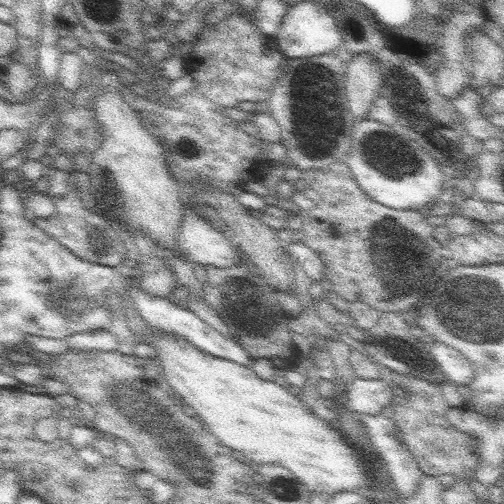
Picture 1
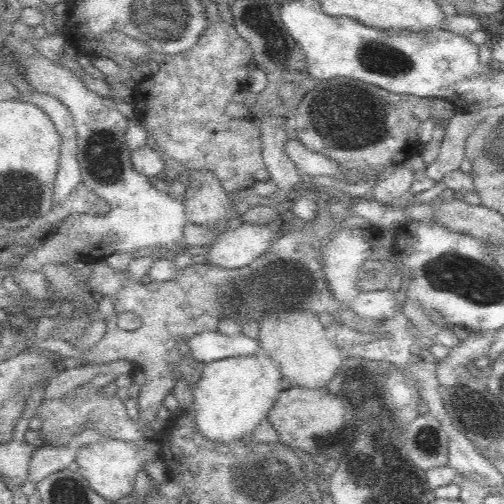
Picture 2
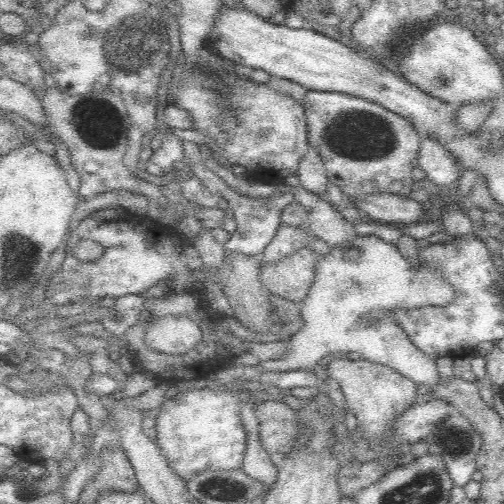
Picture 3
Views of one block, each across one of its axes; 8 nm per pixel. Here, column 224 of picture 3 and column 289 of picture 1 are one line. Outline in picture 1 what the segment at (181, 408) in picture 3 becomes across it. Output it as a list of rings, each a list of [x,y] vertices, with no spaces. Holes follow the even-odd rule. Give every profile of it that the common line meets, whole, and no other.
[[[149,328],[145,336],[145,342],[153,340],[155,360],[161,366],[163,378],[183,404],[197,412],[199,420],[223,446],[237,456],[241,454],[253,468],[263,464],[285,466],[311,494],[329,494],[329,498],[369,488],[367,468],[361,466],[363,462],[347,444],[345,434],[337,430],[339,424],[323,422],[319,414],[311,414],[285,382],[261,380],[249,366],[205,354],[177,336],[163,336]]]

